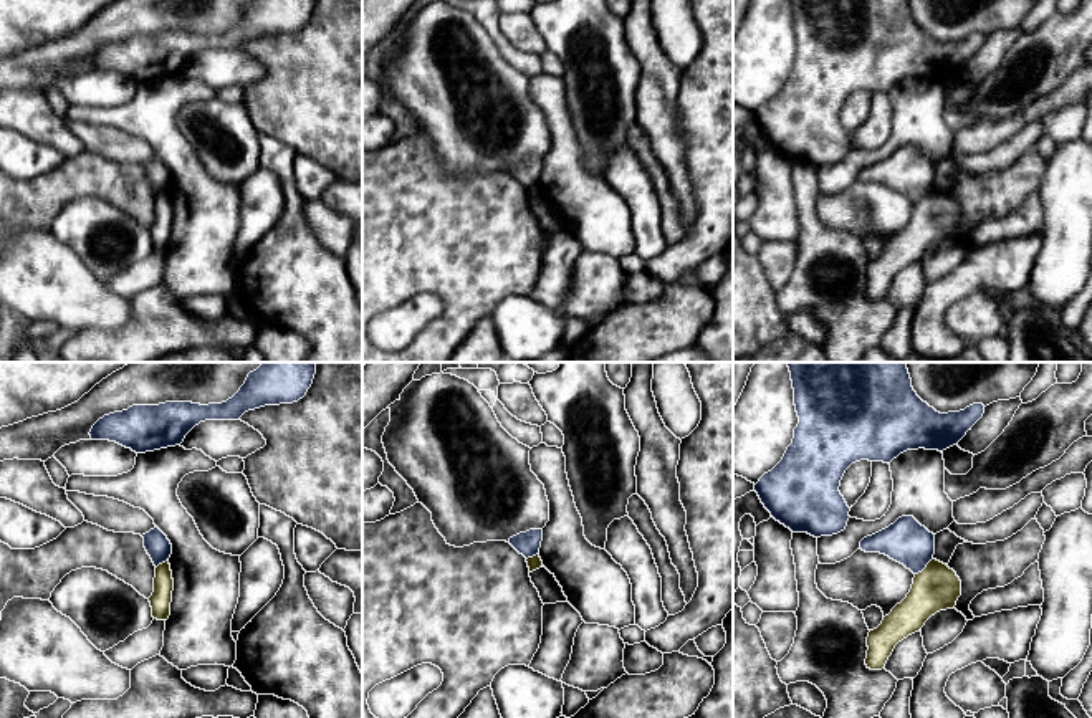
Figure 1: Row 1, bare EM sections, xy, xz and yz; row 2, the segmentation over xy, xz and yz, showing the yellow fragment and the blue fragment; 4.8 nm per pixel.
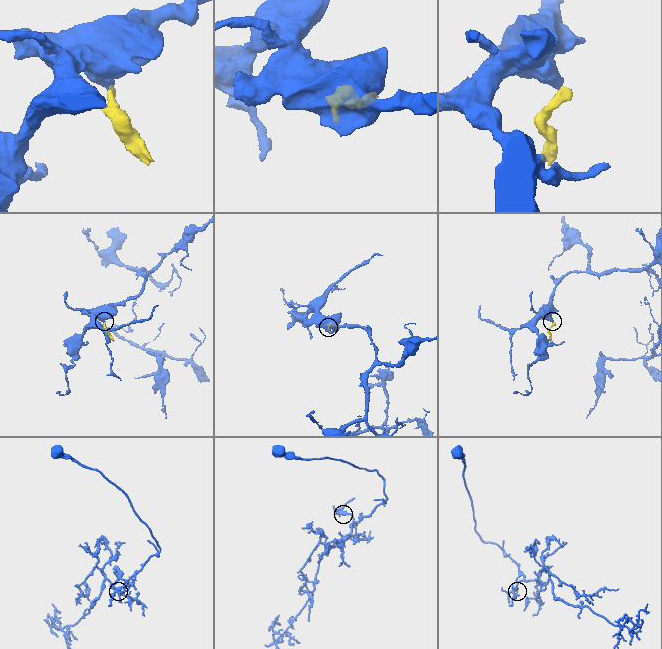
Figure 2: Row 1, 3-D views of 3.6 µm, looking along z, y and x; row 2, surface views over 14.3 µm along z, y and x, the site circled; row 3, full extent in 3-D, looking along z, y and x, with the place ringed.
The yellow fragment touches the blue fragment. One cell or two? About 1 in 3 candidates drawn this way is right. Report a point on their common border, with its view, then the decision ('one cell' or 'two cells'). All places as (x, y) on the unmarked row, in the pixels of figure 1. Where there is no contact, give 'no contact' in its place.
meets yellow in yz at (925, 197); two cells

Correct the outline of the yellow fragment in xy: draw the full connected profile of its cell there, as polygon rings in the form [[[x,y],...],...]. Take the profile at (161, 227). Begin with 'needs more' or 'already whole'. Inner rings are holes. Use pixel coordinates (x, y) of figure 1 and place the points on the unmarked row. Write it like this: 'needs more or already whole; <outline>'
already whole; [[[169,190],[156,197],[154,222],[149,227],[152,237],[152,247],[157,250],[167,250],[170,245],[174,208]]]

